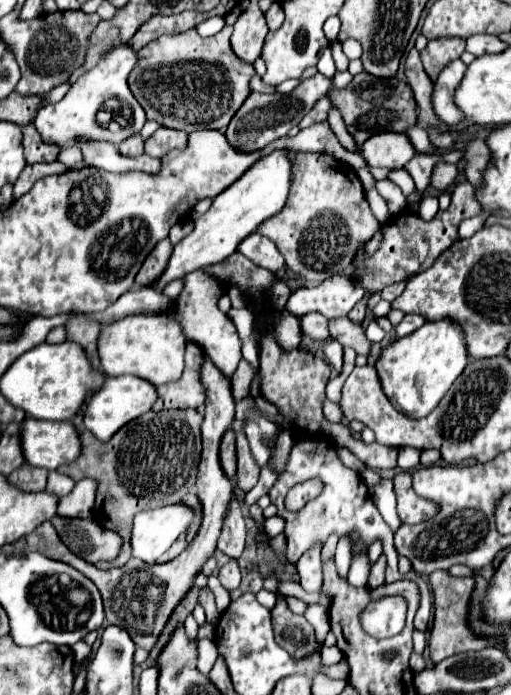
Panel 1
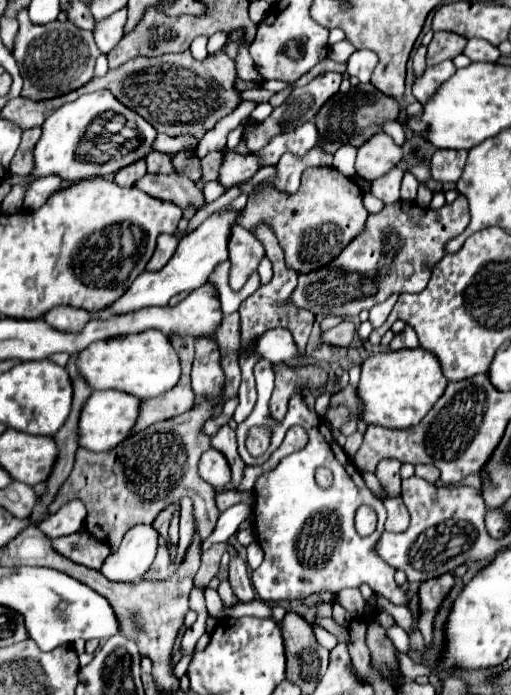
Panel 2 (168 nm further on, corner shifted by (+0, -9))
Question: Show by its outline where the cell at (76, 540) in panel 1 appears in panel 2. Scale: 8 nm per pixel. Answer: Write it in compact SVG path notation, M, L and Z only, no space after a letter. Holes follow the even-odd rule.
M86 530L78 532L78 534L54 538L52 544L54 544L54 550L60 552L62 556L66 556L72 562L82 564L86 568L94 568L94 570L100 570L104 560L110 554L108 544L102 544L94 536L88 536Z

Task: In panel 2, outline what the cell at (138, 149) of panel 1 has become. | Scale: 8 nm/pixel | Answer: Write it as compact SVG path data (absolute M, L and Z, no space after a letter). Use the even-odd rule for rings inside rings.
M140 158L140 160L136 160L134 164L120 168L120 170L114 174L114 182L116 182L116 184L122 184L122 186L134 186L134 182L136 182L138 178L142 178L144 174L146 174L146 162L144 162L144 158Z

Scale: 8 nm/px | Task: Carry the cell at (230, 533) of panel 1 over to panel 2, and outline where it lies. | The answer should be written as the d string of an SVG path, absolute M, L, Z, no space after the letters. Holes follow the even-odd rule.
M236 554L236 556L230 558L228 580L230 580L232 590L234 590L234 594L238 596L240 602L248 602L248 600L256 598L252 580L250 580L250 576L248 576L248 566L246 566L246 562L240 558L240 554Z

